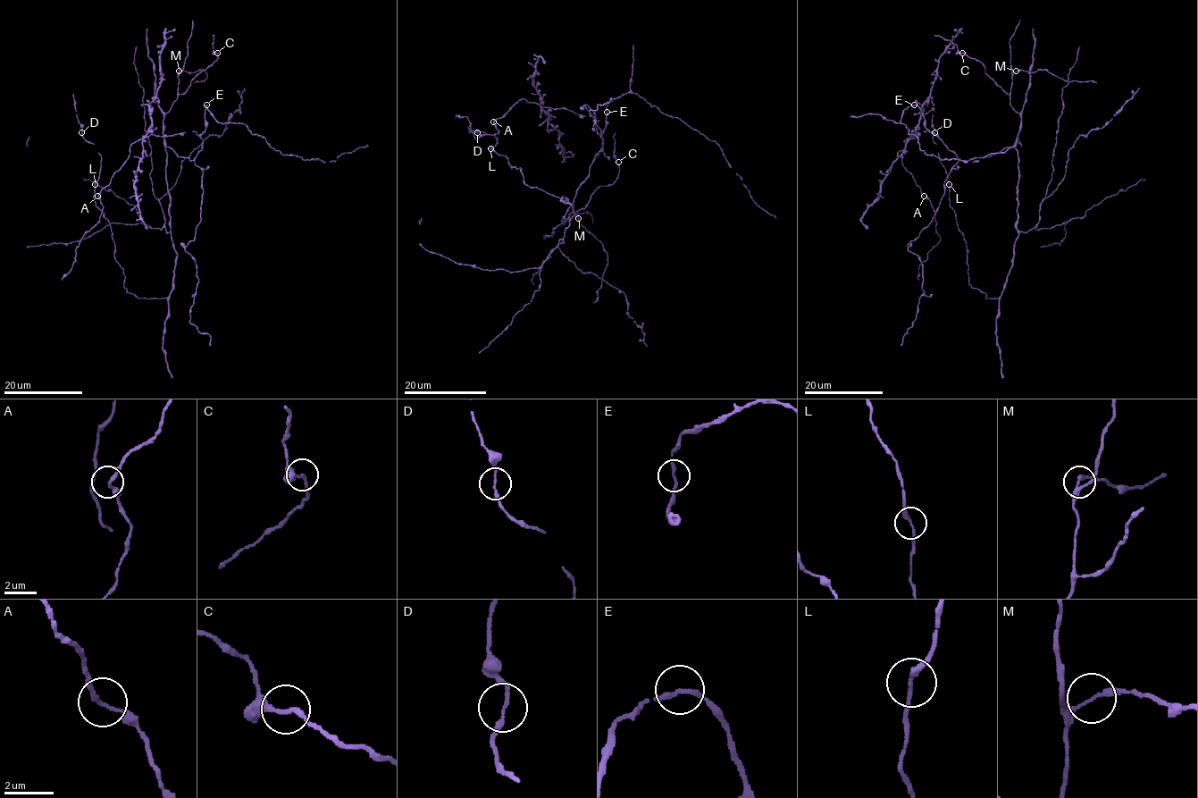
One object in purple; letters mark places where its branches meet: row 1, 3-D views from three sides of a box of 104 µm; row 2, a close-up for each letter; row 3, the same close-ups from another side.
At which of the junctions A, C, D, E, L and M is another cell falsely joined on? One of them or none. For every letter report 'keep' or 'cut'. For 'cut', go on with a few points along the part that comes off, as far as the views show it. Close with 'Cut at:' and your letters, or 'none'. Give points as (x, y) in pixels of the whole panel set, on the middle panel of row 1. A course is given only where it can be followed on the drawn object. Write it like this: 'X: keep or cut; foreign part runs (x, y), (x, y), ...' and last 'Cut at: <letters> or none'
A: keep
C: keep
D: keep
E: keep
L: keep
M: keep
Cut at: none

